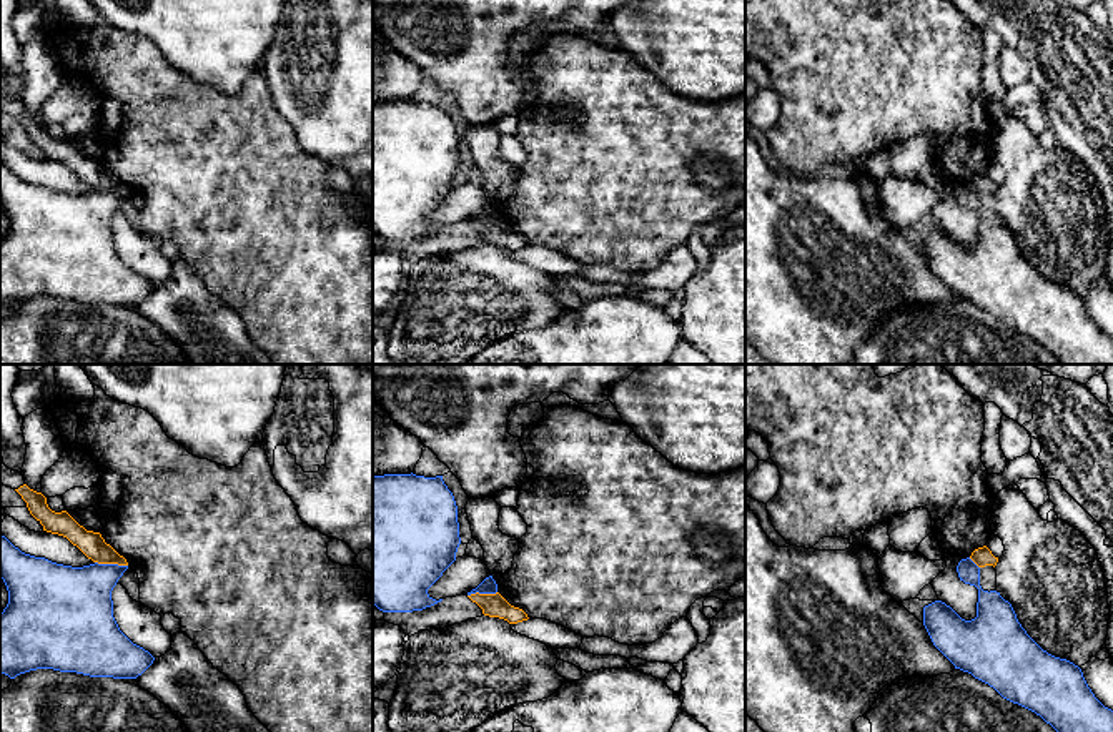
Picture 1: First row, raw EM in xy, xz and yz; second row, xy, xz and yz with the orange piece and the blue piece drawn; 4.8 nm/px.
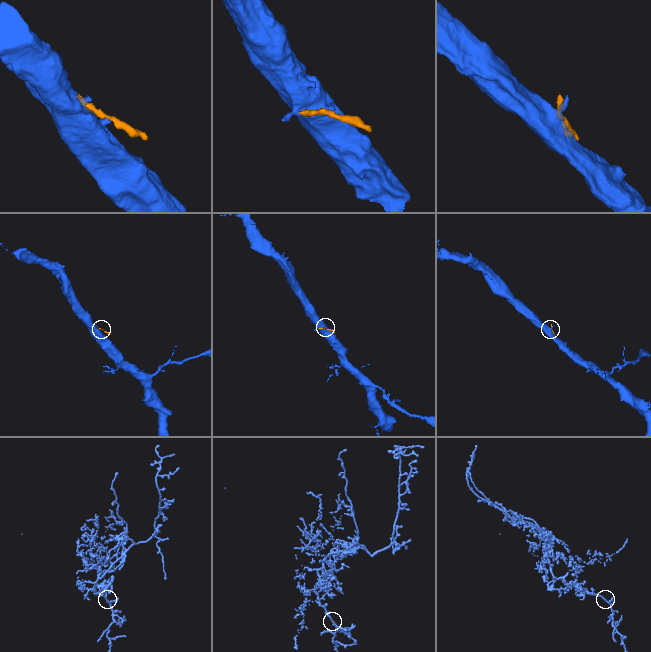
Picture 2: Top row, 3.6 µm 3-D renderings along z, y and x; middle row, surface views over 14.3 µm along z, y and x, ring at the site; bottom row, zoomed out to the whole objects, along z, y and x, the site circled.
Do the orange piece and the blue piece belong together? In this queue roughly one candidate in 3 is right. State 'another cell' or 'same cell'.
another cell

